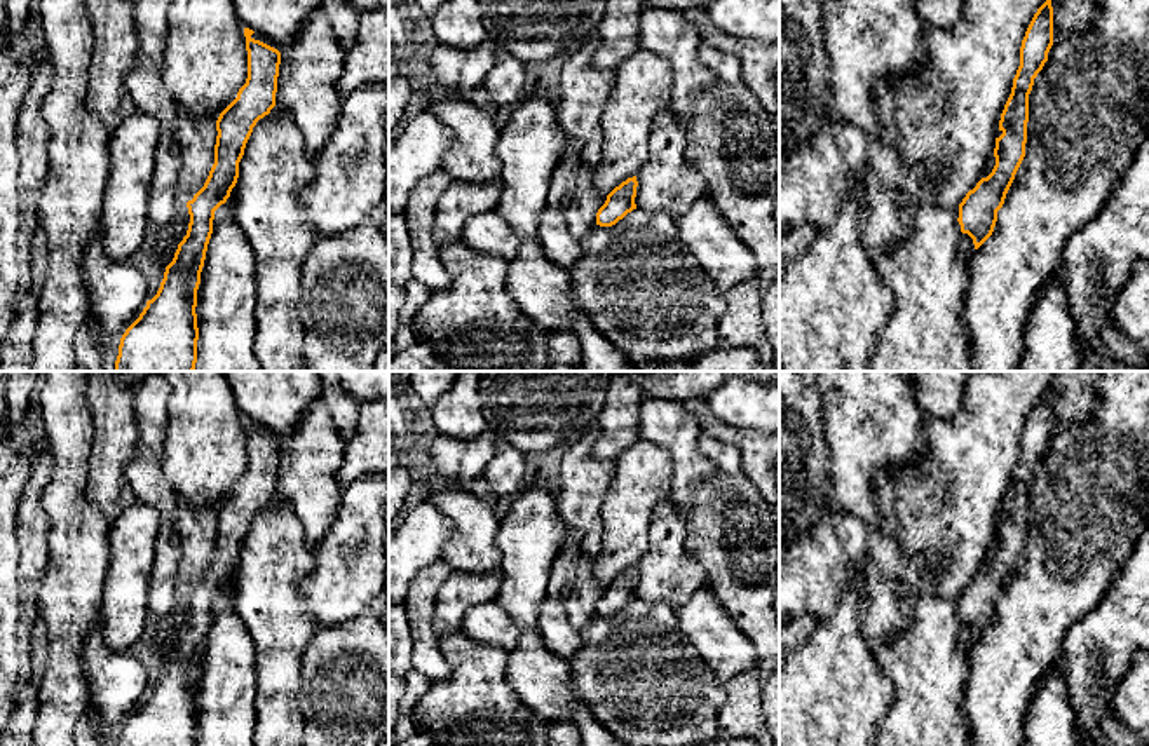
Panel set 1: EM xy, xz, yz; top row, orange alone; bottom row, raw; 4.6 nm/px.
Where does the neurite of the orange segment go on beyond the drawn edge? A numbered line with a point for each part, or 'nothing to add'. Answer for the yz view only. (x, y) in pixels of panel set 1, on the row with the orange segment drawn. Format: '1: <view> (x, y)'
nothing to add

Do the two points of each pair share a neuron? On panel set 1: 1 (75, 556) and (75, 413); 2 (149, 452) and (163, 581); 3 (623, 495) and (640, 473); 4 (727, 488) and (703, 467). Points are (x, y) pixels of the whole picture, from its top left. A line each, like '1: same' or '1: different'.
1: same
2: same
3: same
4: different

